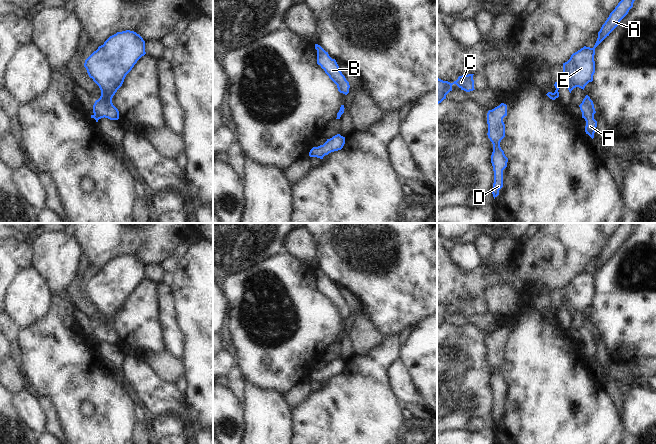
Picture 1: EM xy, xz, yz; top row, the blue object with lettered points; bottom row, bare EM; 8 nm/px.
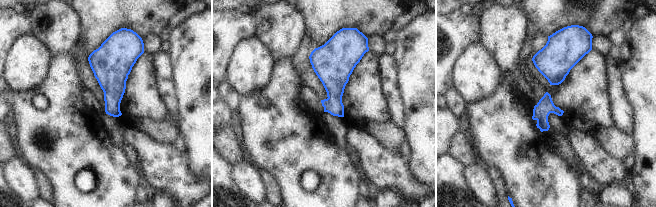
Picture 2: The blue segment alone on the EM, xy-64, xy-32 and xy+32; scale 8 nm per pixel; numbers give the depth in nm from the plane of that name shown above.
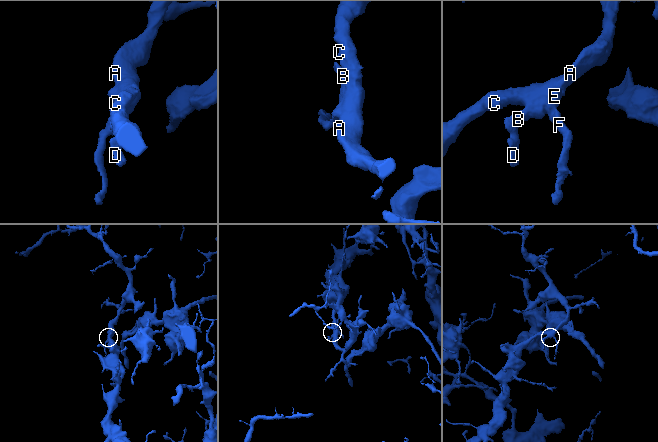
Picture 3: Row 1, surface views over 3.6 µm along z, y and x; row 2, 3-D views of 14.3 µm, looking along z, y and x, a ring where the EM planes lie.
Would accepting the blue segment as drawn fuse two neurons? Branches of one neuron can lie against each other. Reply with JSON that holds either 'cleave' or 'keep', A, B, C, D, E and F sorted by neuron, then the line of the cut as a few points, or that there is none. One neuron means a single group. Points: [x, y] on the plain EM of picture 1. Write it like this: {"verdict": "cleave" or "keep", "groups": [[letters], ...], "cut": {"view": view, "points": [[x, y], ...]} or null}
{"verdict": "keep", "groups": [["A", "B", "C", "D", "E", "F"]], "cut": null}

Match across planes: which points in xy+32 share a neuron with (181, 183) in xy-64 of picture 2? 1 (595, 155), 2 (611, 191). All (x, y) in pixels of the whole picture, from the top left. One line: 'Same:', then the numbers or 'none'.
Same: 1

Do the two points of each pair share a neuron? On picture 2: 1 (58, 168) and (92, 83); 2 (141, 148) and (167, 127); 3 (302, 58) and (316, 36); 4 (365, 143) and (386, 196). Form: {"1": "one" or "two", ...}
{"1": "two", "2": "two", "3": "two", "4": "two"}

